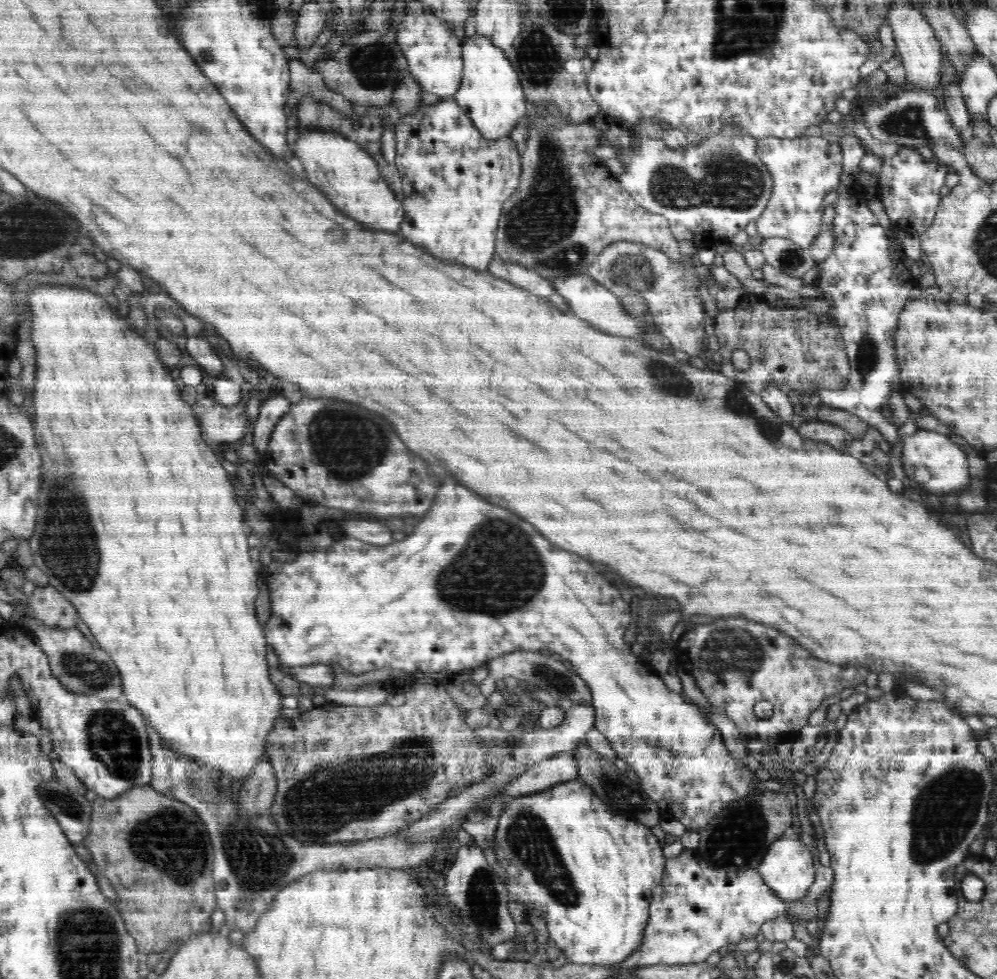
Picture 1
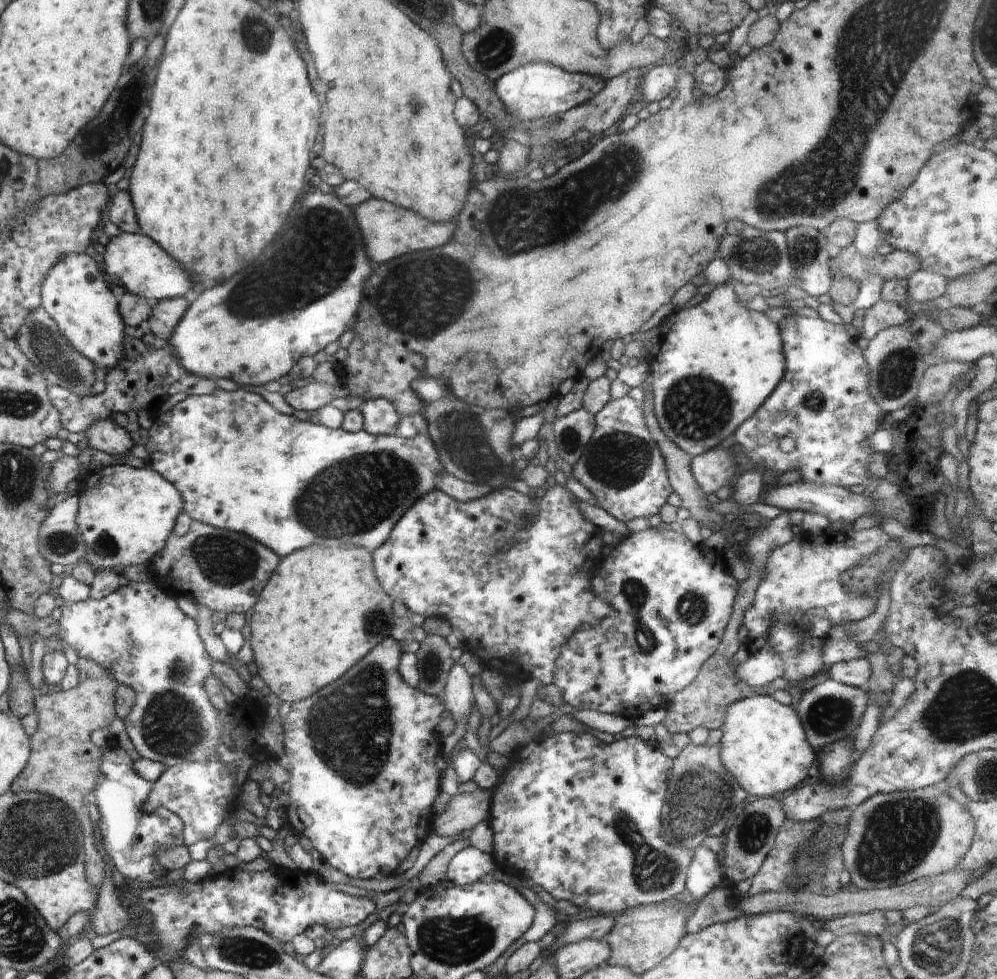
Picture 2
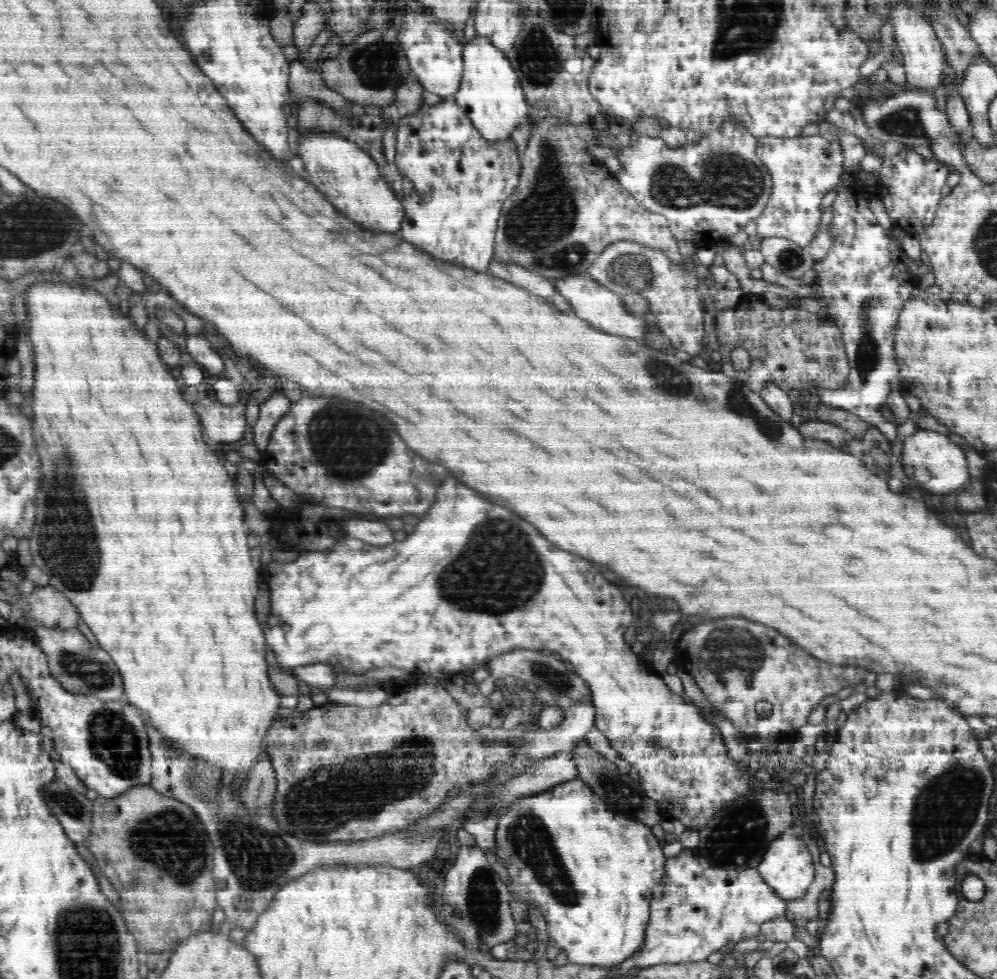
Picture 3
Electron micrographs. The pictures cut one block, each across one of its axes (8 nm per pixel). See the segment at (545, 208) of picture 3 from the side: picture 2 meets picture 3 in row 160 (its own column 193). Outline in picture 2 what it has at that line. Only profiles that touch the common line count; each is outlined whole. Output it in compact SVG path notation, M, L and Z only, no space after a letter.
M192 521L183 536L172 532L151 568L157 586L164 592L189 595L211 612L218 610L228 615L232 612L244 614L256 604L278 562L280 558L273 550L246 534Z

